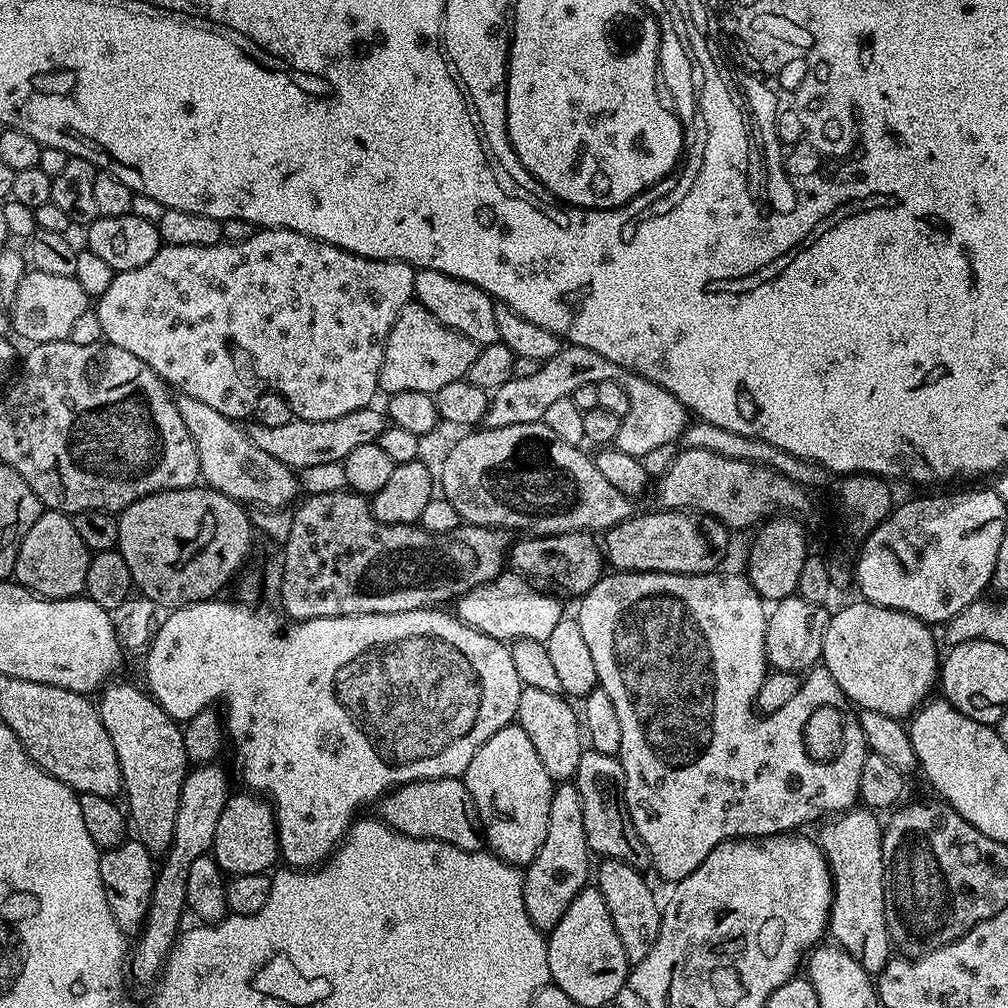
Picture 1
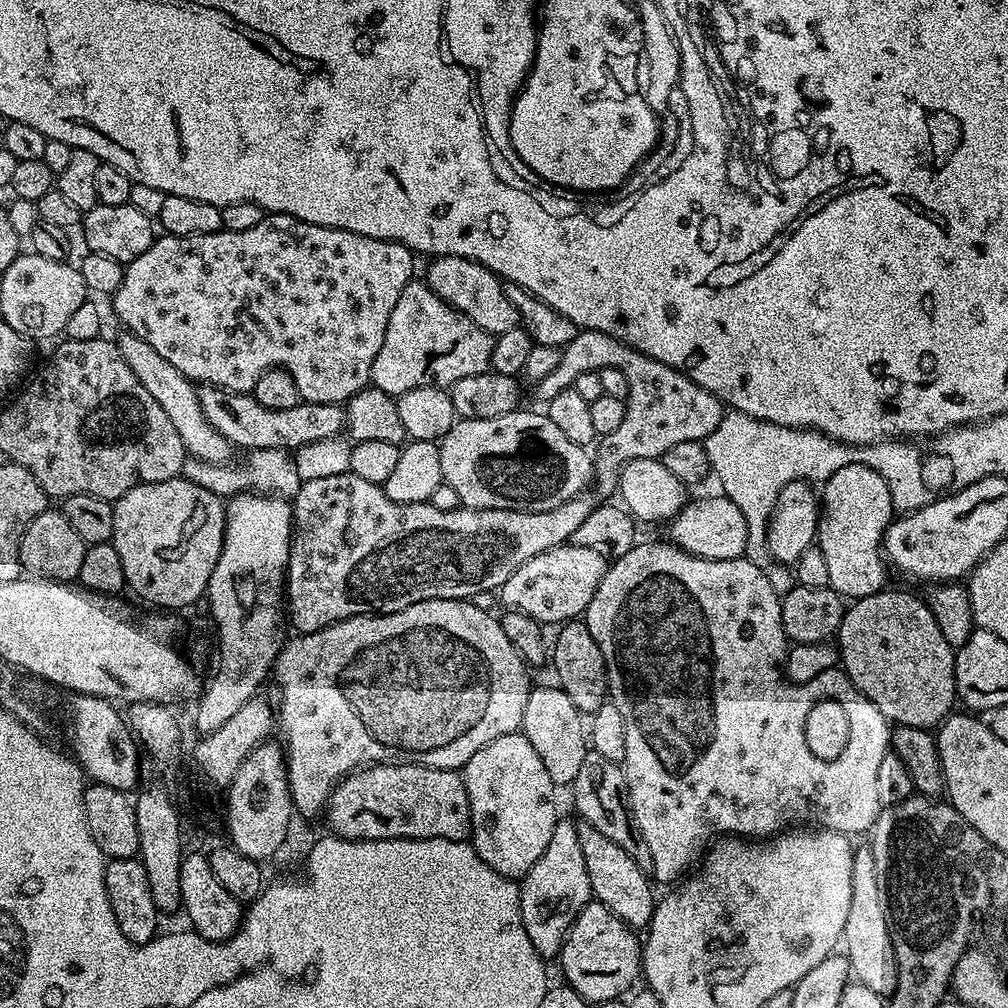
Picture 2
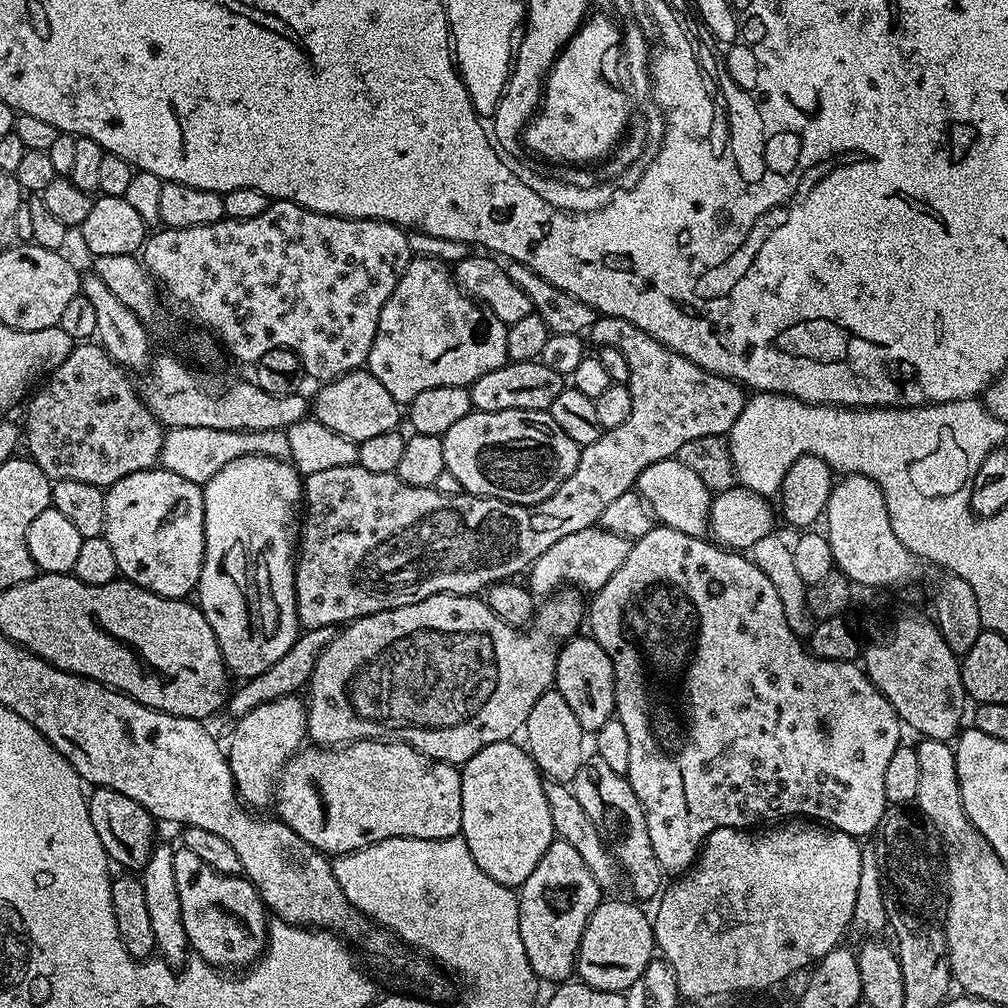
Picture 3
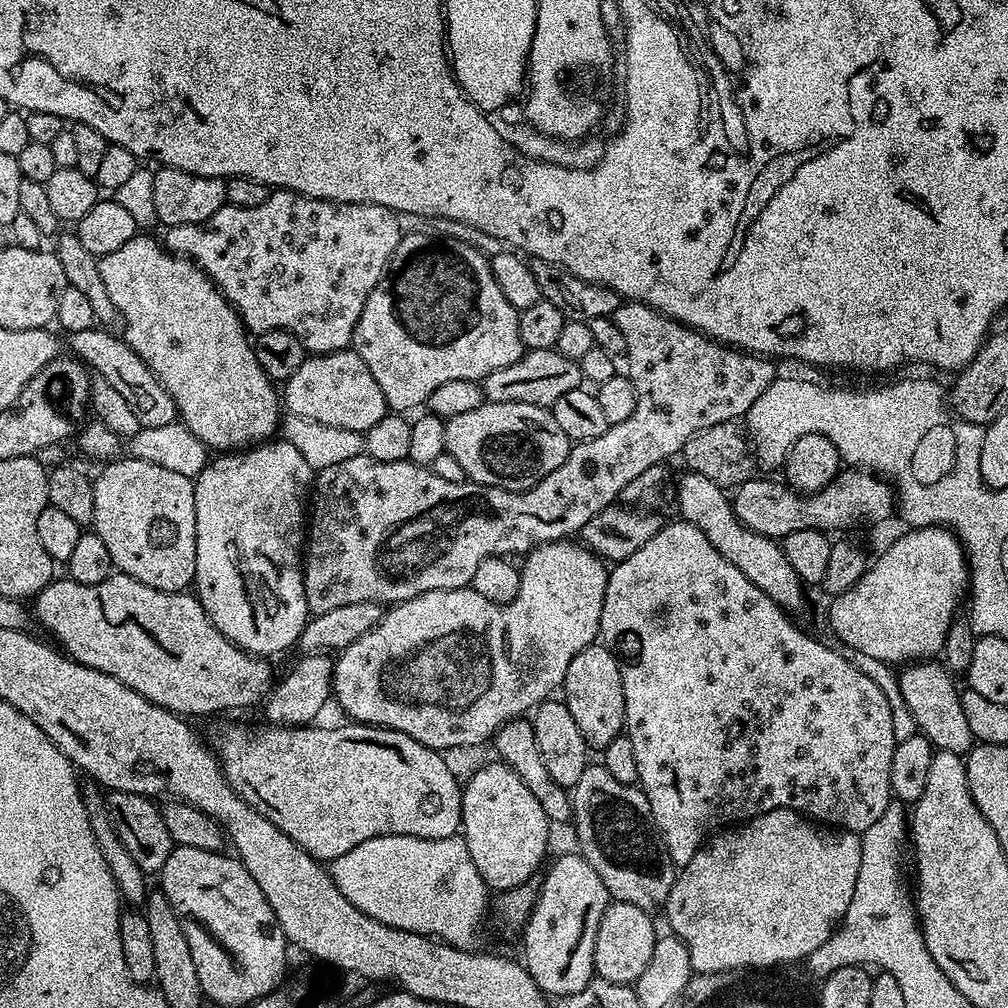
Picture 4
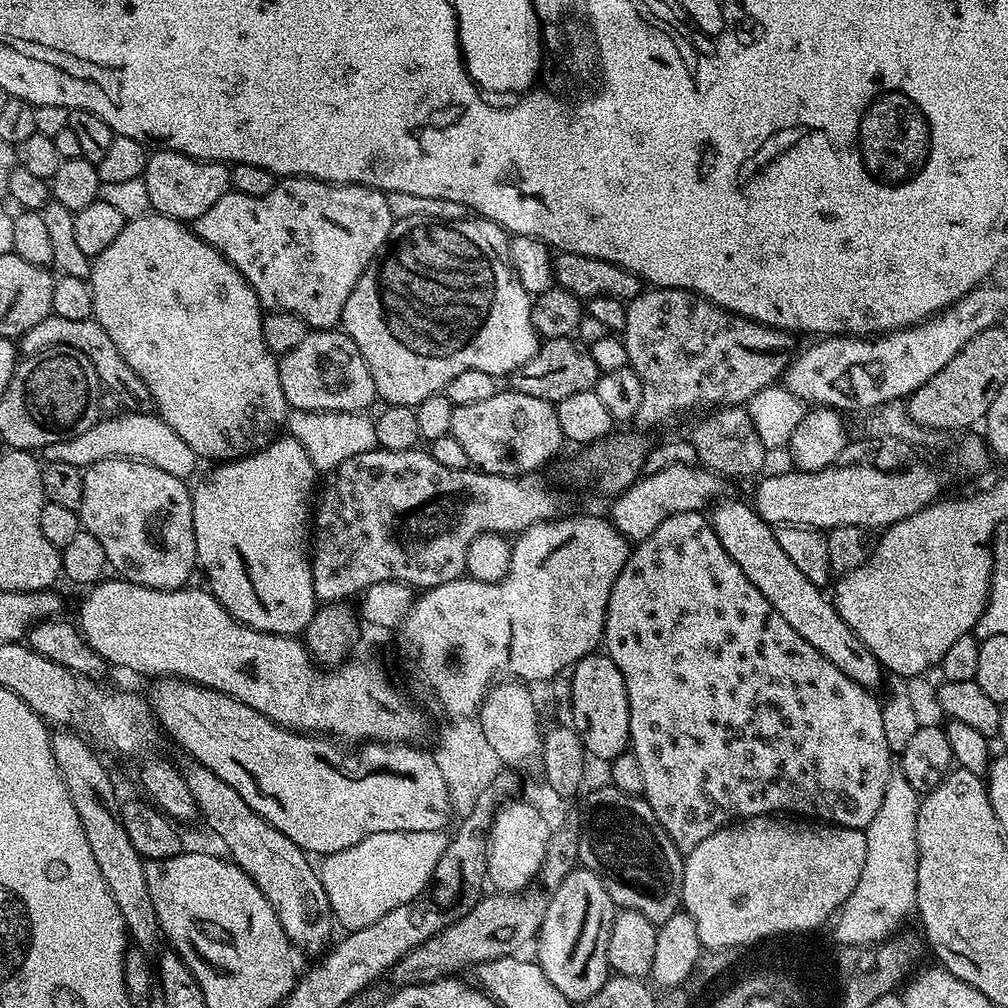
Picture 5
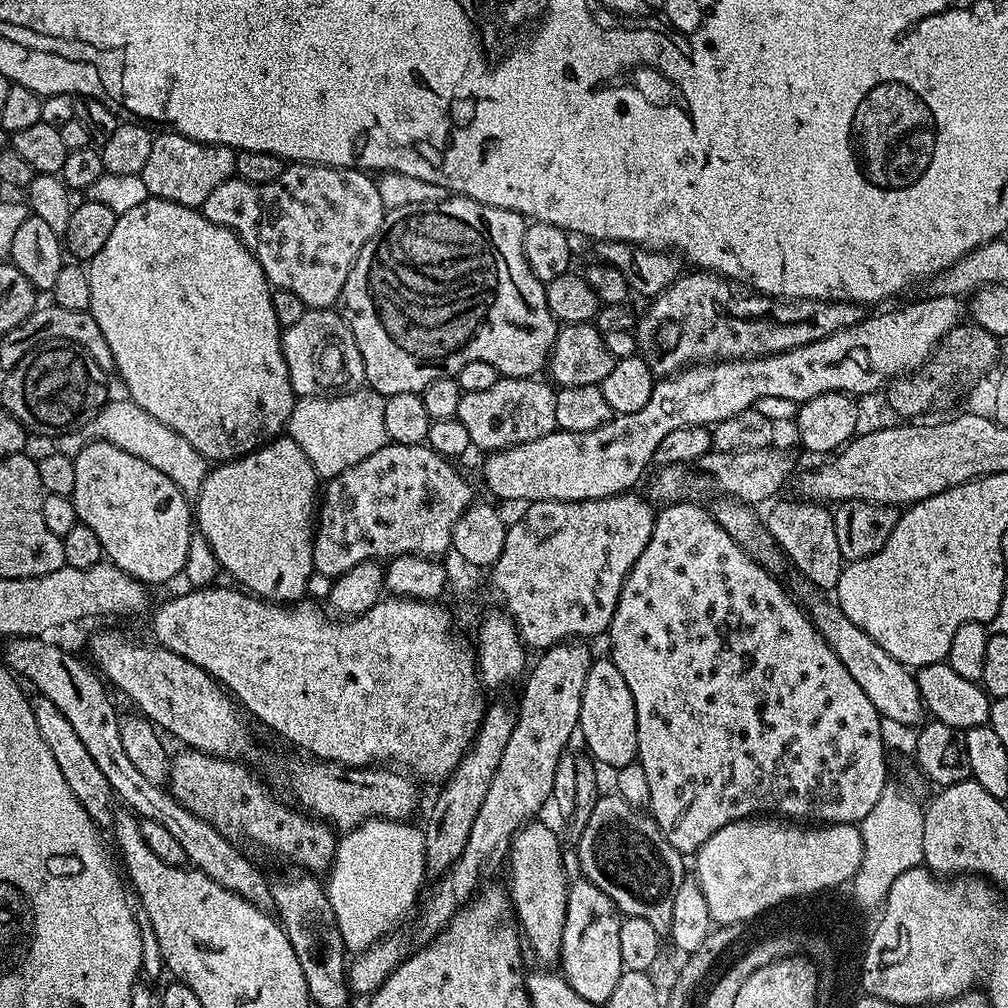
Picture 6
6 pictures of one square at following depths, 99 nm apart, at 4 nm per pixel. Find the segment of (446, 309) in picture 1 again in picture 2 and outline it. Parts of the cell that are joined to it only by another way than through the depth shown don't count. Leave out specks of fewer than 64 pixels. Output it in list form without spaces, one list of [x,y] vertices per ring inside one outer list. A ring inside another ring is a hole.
[[[438,256],[429,259],[426,283],[435,296],[442,298],[442,302],[466,314],[466,318],[470,318],[474,326],[482,326],[482,330],[499,334],[520,324],[518,310],[512,305],[510,298],[506,298],[500,277],[478,262],[457,256]]]

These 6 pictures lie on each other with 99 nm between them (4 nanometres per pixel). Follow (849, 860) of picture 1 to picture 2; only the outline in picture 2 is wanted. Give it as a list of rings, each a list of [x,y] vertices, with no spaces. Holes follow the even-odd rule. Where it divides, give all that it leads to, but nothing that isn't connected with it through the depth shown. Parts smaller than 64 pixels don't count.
[[[868,846],[857,847],[852,854],[850,912],[846,914],[842,948],[848,958],[851,979],[857,984],[866,986],[866,990],[874,990],[874,994],[891,998],[898,986],[898,966],[894,958],[894,942],[890,942],[890,930],[886,926],[886,914],[882,914],[882,902],[878,898],[878,870],[874,870],[874,854]]]

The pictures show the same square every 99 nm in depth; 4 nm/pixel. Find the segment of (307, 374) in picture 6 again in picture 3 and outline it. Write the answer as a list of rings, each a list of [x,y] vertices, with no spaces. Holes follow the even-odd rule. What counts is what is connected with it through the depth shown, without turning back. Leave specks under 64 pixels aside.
[[[367,370],[347,372],[337,380],[330,380],[319,385],[316,392],[316,401],[310,404],[311,415],[322,426],[342,434],[354,441],[366,438],[375,438],[377,434],[397,431],[402,424],[402,408],[386,391],[386,386],[374,378],[374,374]]]

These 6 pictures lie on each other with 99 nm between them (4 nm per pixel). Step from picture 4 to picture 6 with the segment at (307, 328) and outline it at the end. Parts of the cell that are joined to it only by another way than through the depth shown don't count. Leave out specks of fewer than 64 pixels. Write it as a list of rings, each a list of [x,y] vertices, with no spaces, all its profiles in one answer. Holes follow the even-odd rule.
[[[292,162],[284,167],[282,174],[278,174],[278,178],[274,178],[274,182],[255,184],[239,178],[222,182],[222,186],[217,186],[211,192],[210,198],[206,198],[202,211],[206,218],[210,218],[210,222],[229,228],[254,253],[266,274],[269,285],[273,289],[281,288],[282,290],[290,290],[290,294],[298,294],[298,298],[302,298],[305,309],[309,309],[332,308],[339,301],[342,294],[342,286],[346,286],[346,274],[350,274],[350,270],[354,266],[362,246],[366,246],[366,242],[370,242],[370,238],[374,238],[374,234],[382,226],[382,218],[386,209],[381,196],[378,194],[378,186],[375,179],[367,171],[358,168],[331,168],[325,164]]]

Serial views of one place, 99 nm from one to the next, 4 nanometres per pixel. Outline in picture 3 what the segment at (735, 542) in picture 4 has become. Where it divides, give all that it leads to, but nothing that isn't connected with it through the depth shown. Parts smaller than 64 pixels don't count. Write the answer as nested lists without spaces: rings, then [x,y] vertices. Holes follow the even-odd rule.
[[[677,458],[654,462],[654,466],[646,466],[646,470],[642,470],[642,474],[636,479],[635,491],[640,493],[640,497],[647,504],[649,512],[663,527],[682,530],[682,534],[690,534],[691,536],[707,537],[709,535],[708,511],[712,505],[714,493],[707,488],[698,474],[684,466]]]

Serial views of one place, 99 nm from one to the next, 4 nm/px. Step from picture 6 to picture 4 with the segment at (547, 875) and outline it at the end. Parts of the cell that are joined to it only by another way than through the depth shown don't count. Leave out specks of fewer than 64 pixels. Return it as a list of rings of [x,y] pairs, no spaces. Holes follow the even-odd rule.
[[[495,763],[478,769],[469,778],[468,784],[466,780],[460,798],[460,811],[462,813],[462,835],[470,850],[470,858],[489,889],[501,893],[517,888],[519,884],[524,884],[537,875],[536,867],[540,863],[541,865],[545,863],[544,855],[548,852],[550,821],[546,810],[542,810],[542,805],[538,803],[538,798],[534,798],[534,794],[526,790],[522,778],[518,778],[518,774],[514,774],[514,770],[507,764]]]

